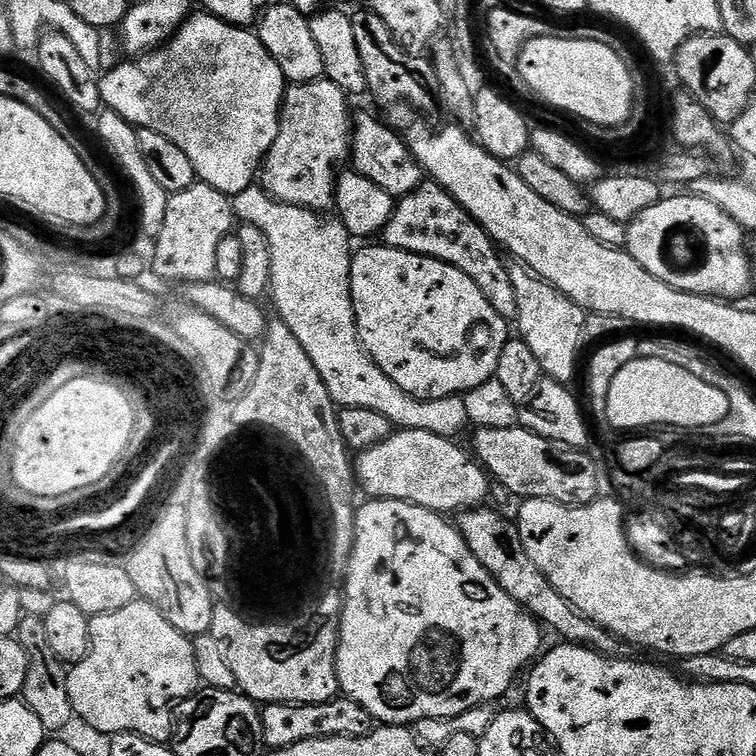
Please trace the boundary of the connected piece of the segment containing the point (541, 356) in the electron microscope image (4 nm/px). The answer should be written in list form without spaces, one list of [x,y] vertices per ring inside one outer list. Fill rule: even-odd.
[[[509,263],[508,273],[518,302],[518,314],[514,324],[515,327],[520,327],[519,339],[524,340],[526,346],[530,346],[534,358],[538,358],[541,373],[547,379],[571,385],[572,379],[576,376],[576,359],[580,356],[580,343],[584,340],[584,309],[522,263]]]

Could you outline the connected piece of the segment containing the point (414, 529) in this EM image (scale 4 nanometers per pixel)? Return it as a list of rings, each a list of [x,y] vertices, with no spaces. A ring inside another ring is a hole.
[[[372,498],[367,502],[369,504],[361,503],[356,509],[356,537],[342,579],[344,609],[340,611],[340,641],[336,643],[336,673],[340,692],[347,699],[358,702],[358,706],[365,708],[373,721],[384,726],[415,726],[422,718],[454,718],[458,714],[466,714],[466,710],[474,710],[479,704],[499,701],[499,696],[511,690],[516,675],[520,671],[523,673],[541,655],[540,643],[545,633],[540,621],[534,619],[518,602],[514,602],[514,598],[510,598],[502,586],[498,586],[482,562],[470,554],[470,546],[466,546],[459,529],[451,523],[448,525],[441,513],[431,512],[405,500]]]

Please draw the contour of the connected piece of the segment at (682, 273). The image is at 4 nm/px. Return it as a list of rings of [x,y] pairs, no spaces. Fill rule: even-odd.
[[[684,194],[661,198],[650,210],[642,210],[638,218],[629,222],[627,251],[646,270],[654,274],[658,282],[666,282],[679,292],[689,292],[695,296],[711,296],[725,302],[740,302],[752,288],[752,260],[744,249],[746,231],[734,218],[730,218],[714,202],[704,196]]]

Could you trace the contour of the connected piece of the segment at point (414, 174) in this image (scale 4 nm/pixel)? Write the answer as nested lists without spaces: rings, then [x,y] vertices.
[[[364,112],[357,116],[355,113],[354,123],[350,128],[350,164],[359,176],[370,178],[374,186],[382,186],[382,190],[386,190],[386,194],[393,198],[408,196],[426,180],[424,169],[412,156],[403,135],[387,128],[378,117],[367,116]]]

